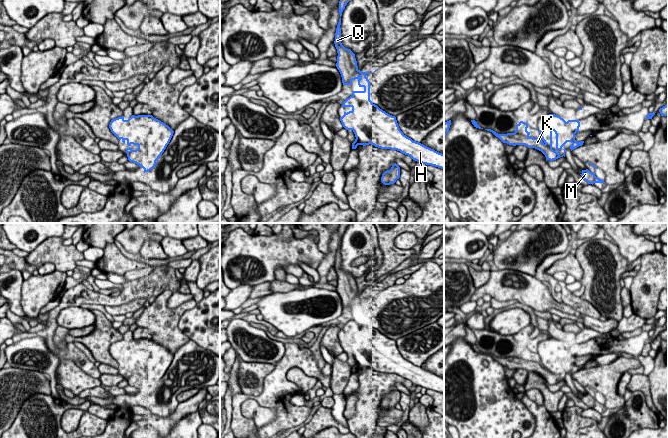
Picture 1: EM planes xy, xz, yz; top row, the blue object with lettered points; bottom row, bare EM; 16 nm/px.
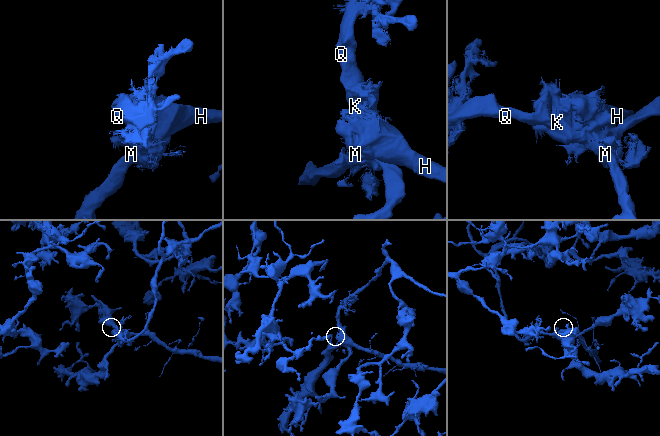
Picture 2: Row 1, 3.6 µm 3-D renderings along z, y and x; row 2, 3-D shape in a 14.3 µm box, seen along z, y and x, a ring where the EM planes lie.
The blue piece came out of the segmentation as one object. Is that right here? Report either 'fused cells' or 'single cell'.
fused cells

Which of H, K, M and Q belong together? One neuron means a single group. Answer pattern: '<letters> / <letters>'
H / K M Q

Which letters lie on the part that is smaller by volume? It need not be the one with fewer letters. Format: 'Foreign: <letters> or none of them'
Foreign: H

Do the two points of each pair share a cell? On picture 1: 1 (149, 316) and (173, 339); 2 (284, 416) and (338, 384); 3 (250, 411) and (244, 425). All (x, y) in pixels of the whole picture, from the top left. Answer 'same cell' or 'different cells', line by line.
1: same cell
2: different cells
3: different cells

